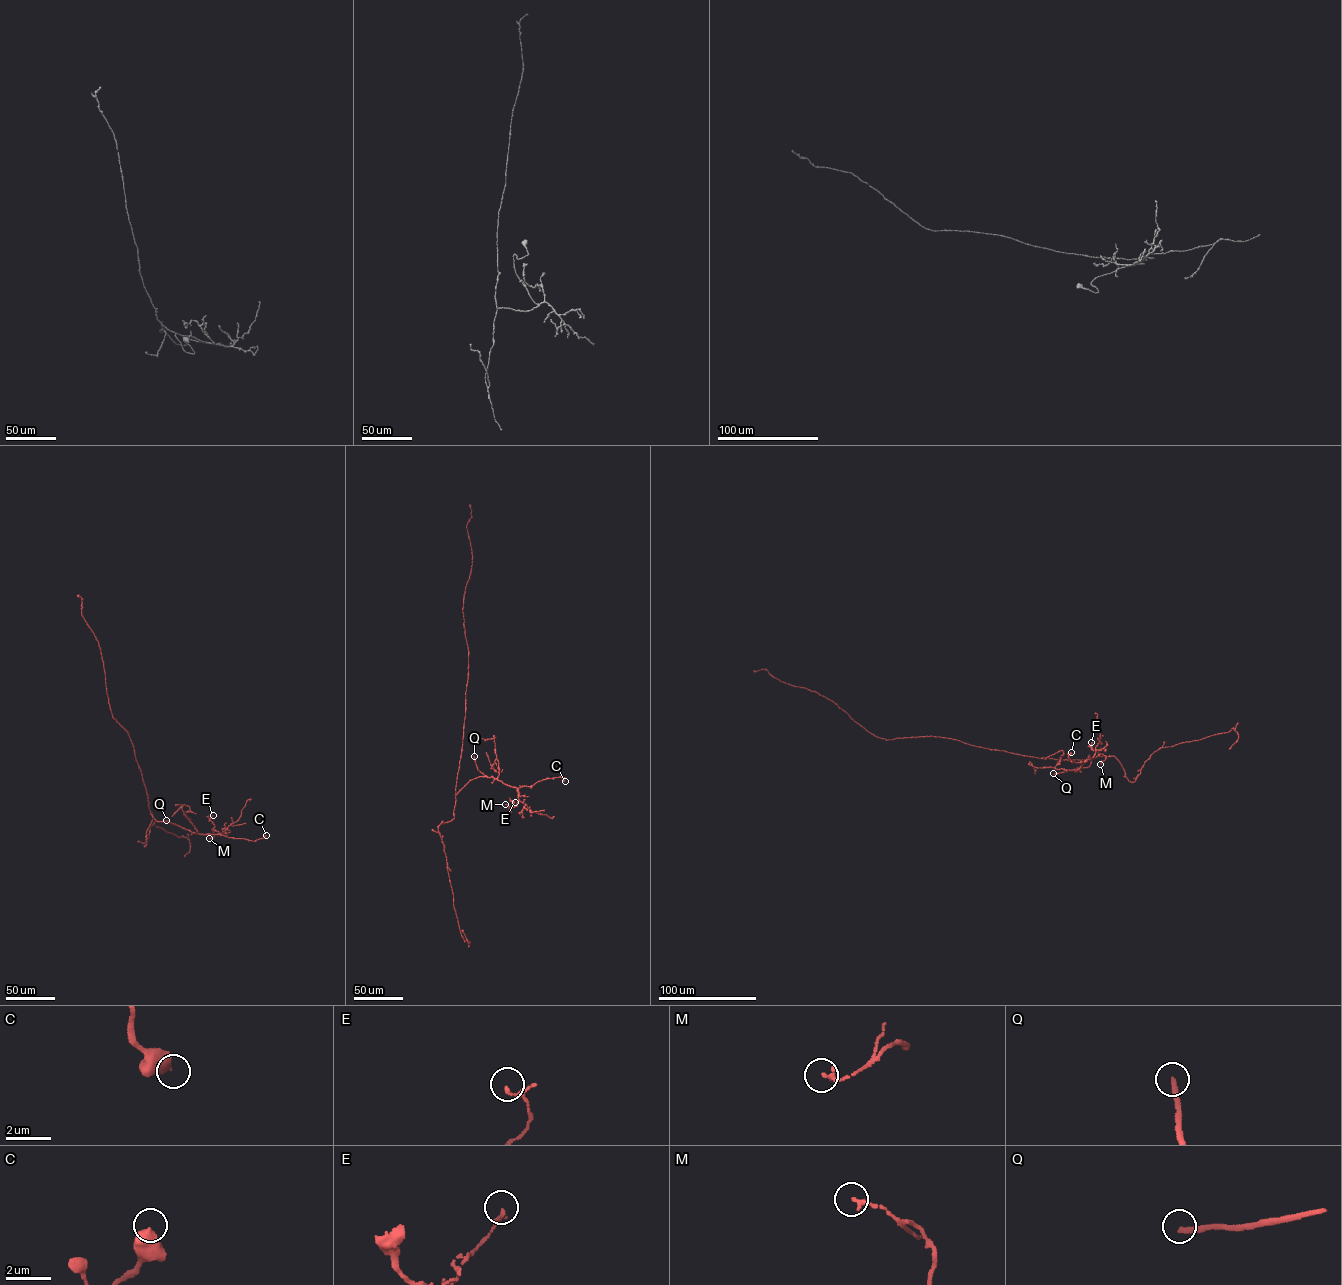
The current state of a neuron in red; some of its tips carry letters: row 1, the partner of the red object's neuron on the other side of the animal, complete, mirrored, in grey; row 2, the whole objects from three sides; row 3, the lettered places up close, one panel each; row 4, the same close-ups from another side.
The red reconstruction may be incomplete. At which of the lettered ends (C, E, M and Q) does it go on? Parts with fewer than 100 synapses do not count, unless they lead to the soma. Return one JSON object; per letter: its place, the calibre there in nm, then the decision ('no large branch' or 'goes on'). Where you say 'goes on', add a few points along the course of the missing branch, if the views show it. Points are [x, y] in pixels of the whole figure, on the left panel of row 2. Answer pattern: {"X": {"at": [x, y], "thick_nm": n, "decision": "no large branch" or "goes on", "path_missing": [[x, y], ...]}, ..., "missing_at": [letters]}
{"C": {"at": [266, 835], "thick_nm": 550, "decision": "no large branch"}, "E": {"at": [213, 815], "thick_nm": 110, "decision": "no large branch"}, "M": {"at": [209, 838], "thick_nm": 170, "decision": "no large branch"}, "Q": {"at": [166, 820], "thick_nm": 240, "decision": "goes on", "path_missing": [[166, 820], [159, 812], [170, 771]]}, "missing_at": ["Q"]}

